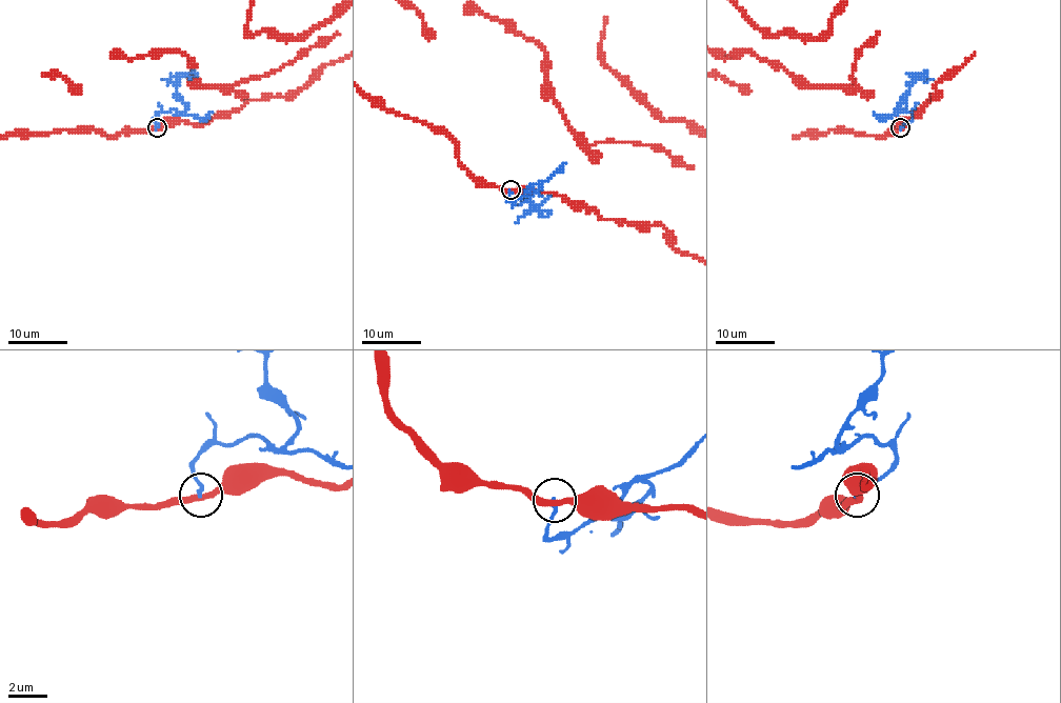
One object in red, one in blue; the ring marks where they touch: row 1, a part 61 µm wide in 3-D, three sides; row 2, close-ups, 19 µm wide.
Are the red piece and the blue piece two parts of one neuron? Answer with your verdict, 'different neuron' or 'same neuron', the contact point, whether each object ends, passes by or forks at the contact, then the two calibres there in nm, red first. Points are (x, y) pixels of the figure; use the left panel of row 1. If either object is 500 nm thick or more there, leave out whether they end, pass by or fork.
different neuron; place (157, 127); red passes by; blue ends; calibres 320 and 200 nm

